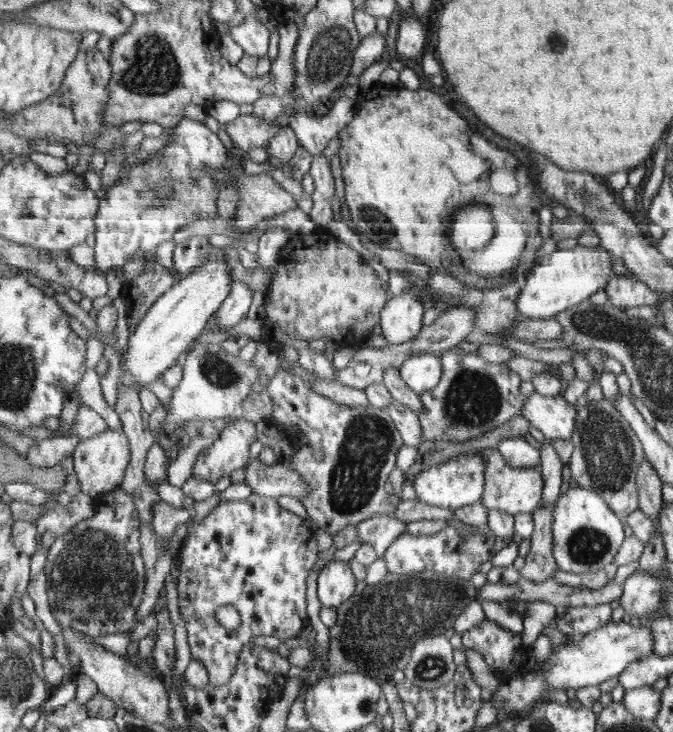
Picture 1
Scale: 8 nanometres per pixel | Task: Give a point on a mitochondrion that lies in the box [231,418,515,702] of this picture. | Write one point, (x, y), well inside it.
(378, 630)

